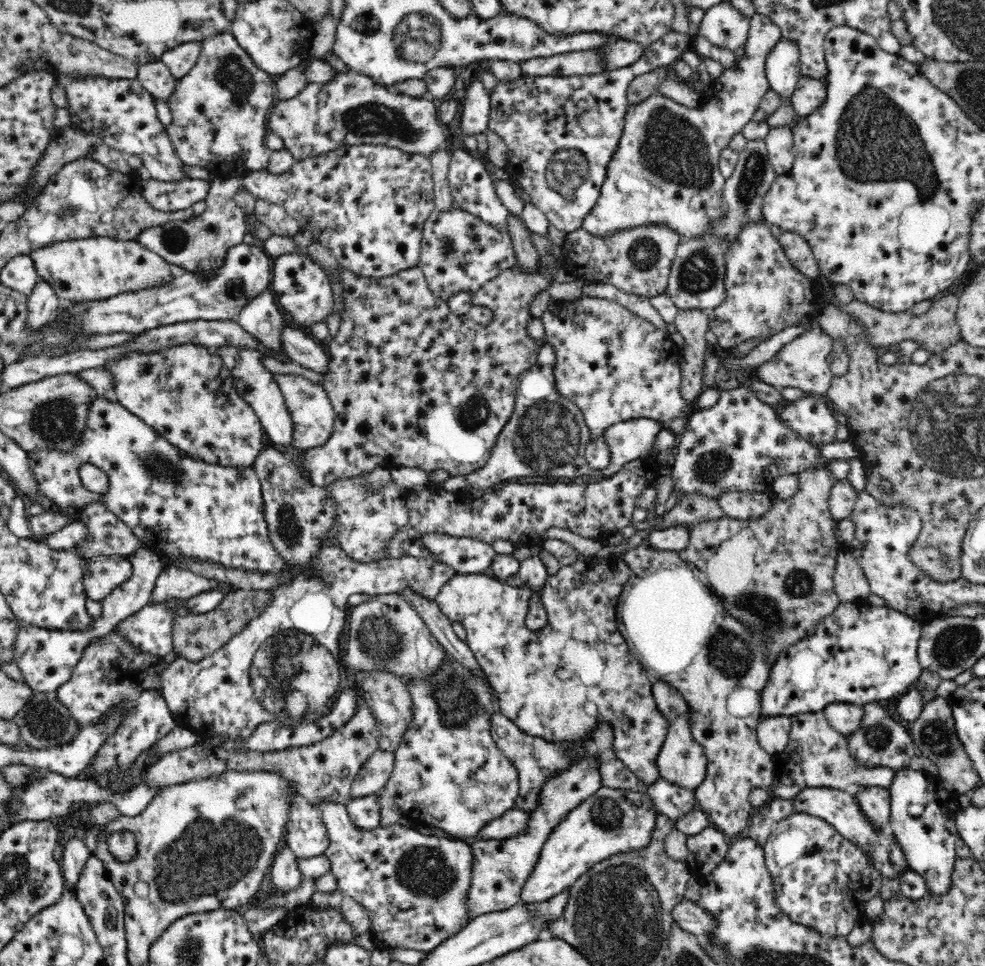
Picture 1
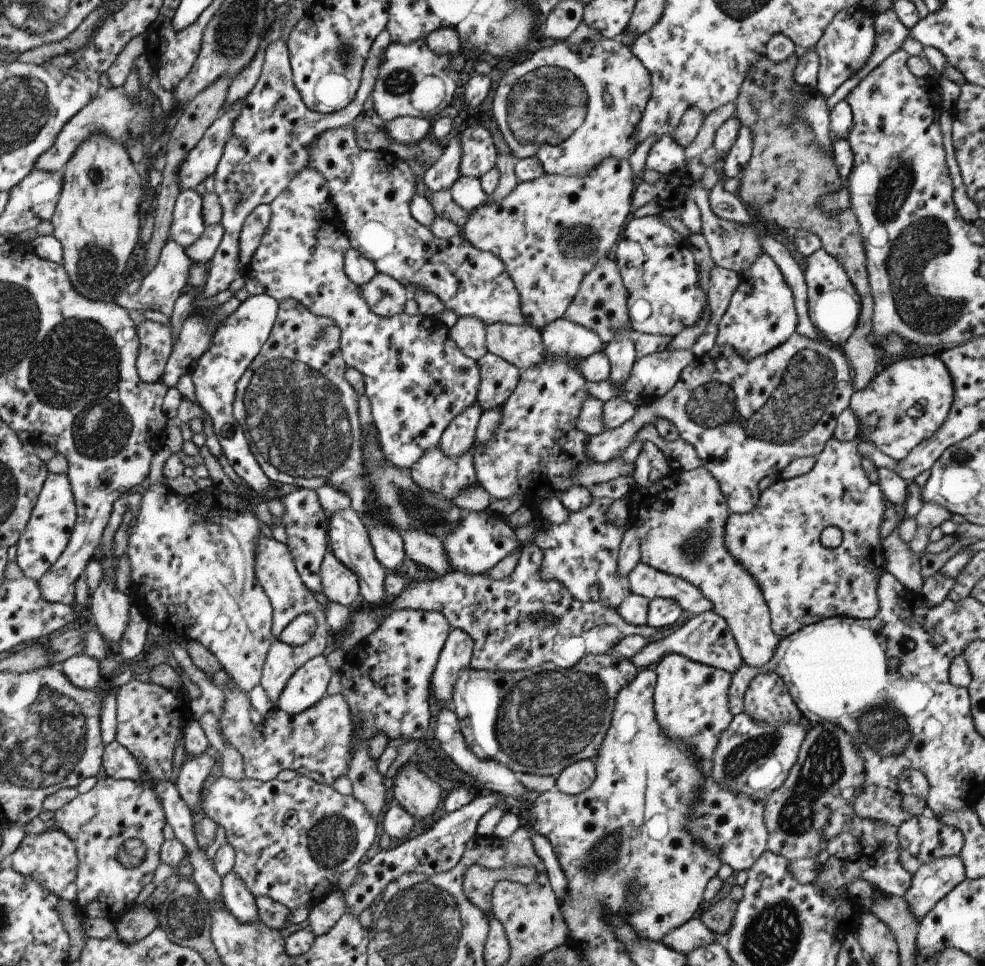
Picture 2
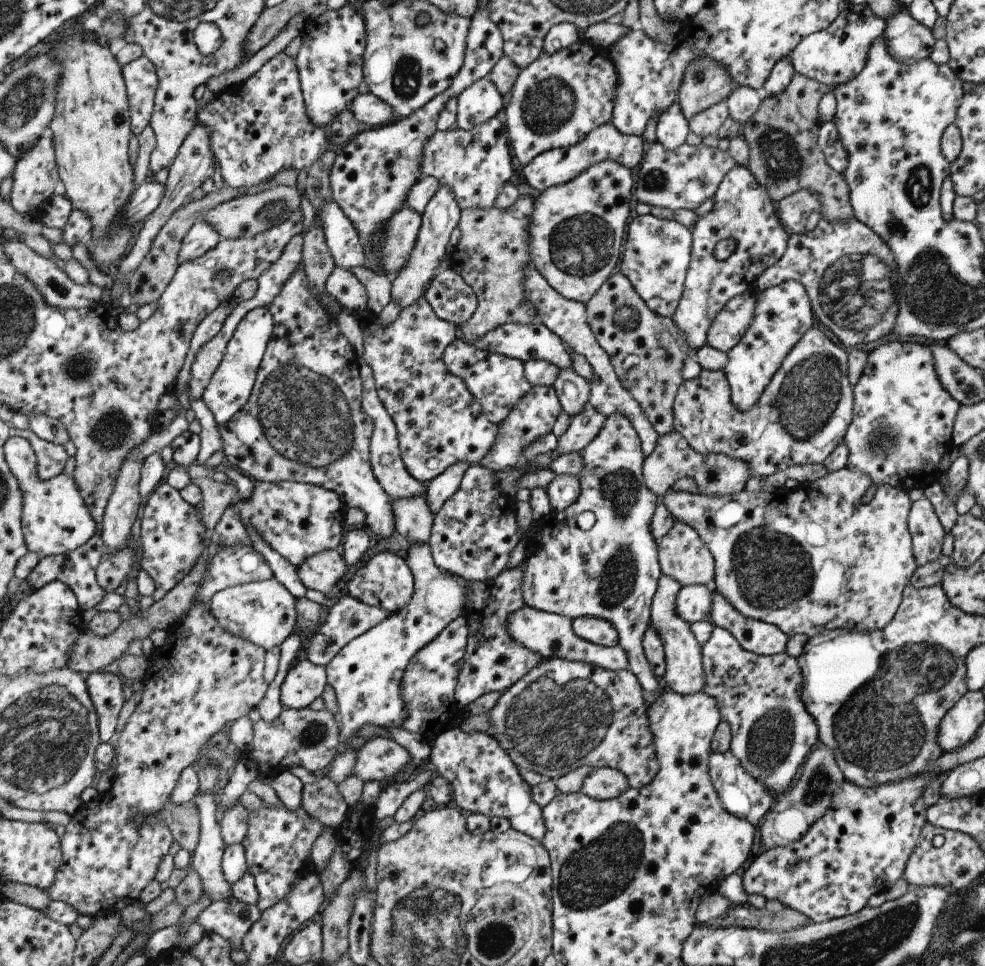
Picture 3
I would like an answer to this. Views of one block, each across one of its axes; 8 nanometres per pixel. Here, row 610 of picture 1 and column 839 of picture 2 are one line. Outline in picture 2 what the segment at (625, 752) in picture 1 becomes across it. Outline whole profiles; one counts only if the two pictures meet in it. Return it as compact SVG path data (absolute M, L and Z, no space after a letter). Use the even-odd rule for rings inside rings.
M831 437L823 447L823 450L814 458L814 465L801 476L792 479L777 479L767 488L764 488L758 495L755 506L747 512L737 514L728 513L724 526L724 547L727 552L754 578L758 584L763 600L767 605L770 616L770 629L781 639L793 634L801 627L819 622L821 619L829 617L851 617L852 619L869 620L878 611L878 596L876 588L880 576L885 572L885 559L882 553L882 538L880 537L880 524L883 518L884 505L886 500L878 484L872 484L866 477L866 473L861 468L861 457L856 451L856 440L838 441ZM825 527L836 528L838 532L838 543L831 549L825 548L820 542L820 532Z

